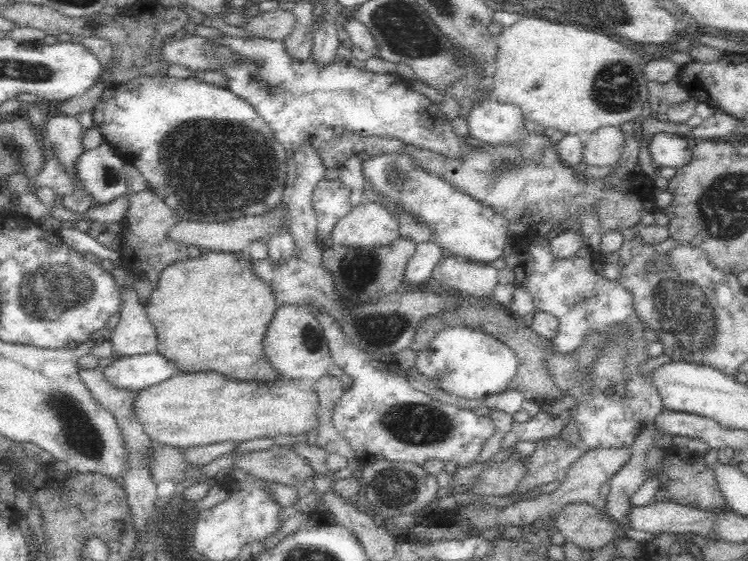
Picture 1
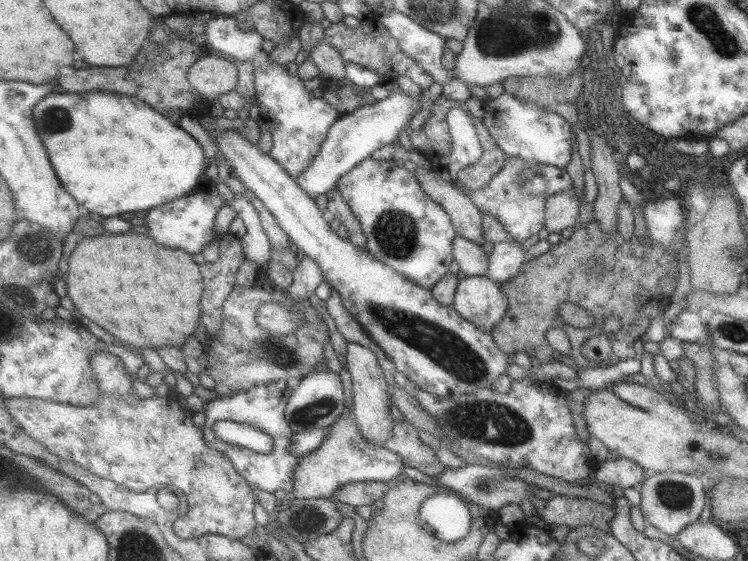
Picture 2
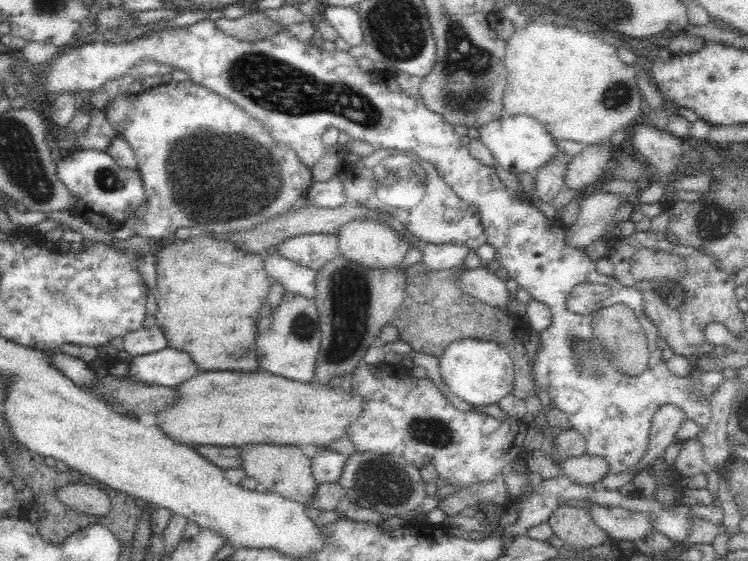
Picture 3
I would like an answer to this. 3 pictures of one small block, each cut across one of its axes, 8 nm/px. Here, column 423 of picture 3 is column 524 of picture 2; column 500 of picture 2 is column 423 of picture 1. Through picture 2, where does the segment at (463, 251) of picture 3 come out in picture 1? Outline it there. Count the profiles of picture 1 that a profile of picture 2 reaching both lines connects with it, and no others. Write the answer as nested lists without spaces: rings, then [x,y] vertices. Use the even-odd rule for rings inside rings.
[[[420,242],[416,246],[416,254],[408,260],[406,270],[404,270],[404,286],[406,284],[426,284],[432,280],[432,268],[436,268],[436,262],[446,256],[446,252],[442,250],[440,244],[436,242]]]

